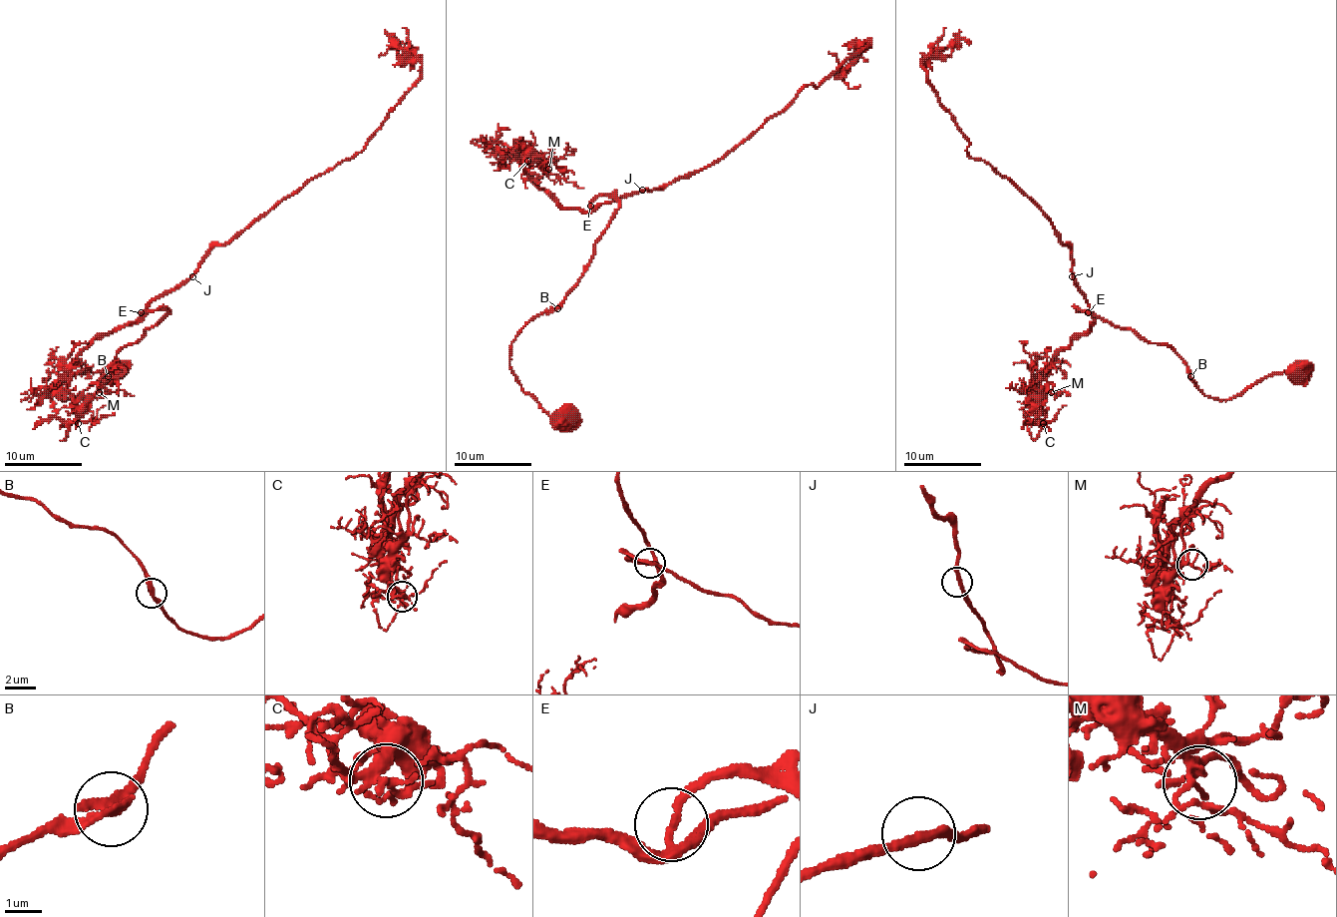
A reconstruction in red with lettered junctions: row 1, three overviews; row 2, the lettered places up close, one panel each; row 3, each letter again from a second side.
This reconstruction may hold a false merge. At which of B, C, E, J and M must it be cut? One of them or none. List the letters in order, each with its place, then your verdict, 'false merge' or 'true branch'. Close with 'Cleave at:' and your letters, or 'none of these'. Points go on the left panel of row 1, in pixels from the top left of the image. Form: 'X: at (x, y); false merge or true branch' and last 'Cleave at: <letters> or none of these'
B: at (108, 376); true branch
C: at (78, 423); true branch
E: at (141, 312); true branch
J: at (192, 276); true branch
M: at (99, 392); true branch
Cleave at: none of these

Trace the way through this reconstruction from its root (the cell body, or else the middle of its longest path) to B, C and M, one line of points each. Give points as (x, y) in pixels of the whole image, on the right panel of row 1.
B: (1074, 274), (1090, 308), (1080, 312), (1092, 312), (1152, 343), (1168, 345), (1184, 362), (1190, 376)
C: (1074, 274), (1094, 319), (1084, 333), (1078, 333), (1055, 356), (1037, 384), (1033, 407), (1043, 423)
M: (1074, 274), (1094, 319), (1084, 333), (1078, 333), (1055, 356), (1037, 384), (1033, 405), (1051, 392)

